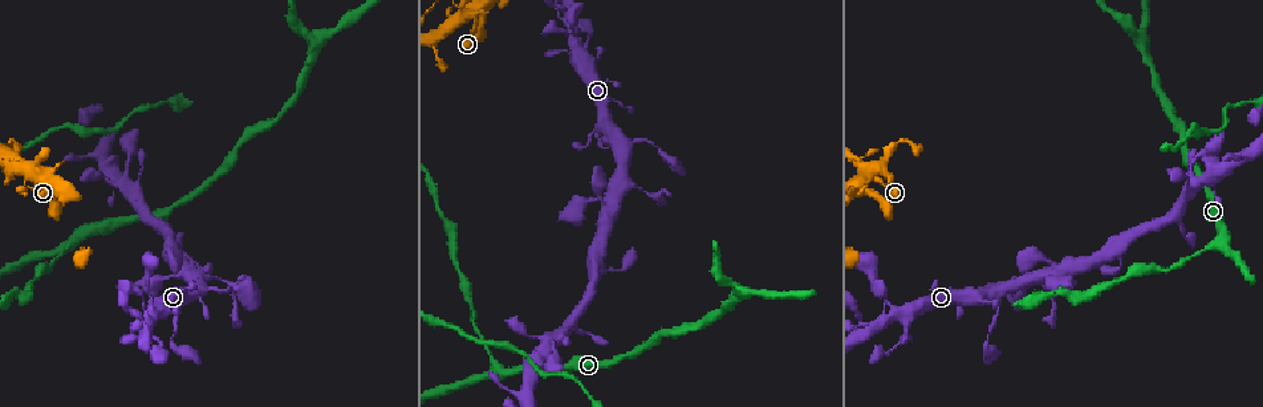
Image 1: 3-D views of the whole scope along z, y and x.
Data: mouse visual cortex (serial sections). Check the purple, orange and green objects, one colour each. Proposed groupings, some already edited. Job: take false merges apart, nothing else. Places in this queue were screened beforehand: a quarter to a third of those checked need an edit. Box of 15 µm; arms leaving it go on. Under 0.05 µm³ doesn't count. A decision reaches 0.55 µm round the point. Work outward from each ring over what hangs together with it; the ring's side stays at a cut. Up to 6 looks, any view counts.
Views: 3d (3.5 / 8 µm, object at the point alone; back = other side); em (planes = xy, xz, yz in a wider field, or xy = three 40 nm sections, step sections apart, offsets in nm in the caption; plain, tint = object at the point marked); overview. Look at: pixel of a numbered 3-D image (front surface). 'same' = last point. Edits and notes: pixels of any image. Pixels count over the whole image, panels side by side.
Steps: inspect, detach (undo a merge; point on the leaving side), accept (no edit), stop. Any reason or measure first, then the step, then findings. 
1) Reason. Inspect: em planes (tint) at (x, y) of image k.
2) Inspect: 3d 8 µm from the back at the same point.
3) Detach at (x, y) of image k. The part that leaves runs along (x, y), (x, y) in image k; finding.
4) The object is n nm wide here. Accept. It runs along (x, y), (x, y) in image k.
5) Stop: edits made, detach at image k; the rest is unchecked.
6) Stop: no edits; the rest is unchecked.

Thick turns thin. Inspect: 3d 3.5 µm at (863, 175) of image 1.

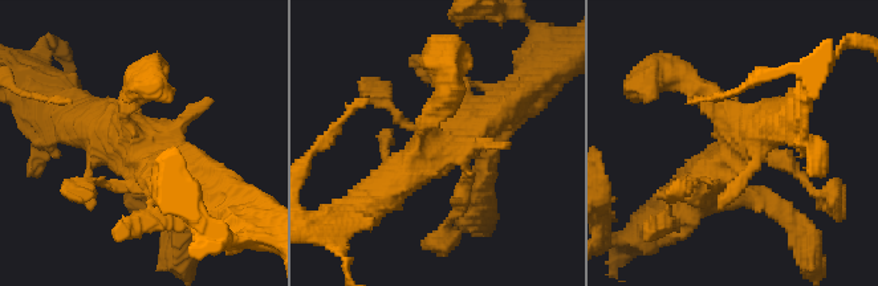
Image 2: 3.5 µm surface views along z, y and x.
Need the tissue. Inspect: em xy step 1 (plain) at (737, 135) of image 2.

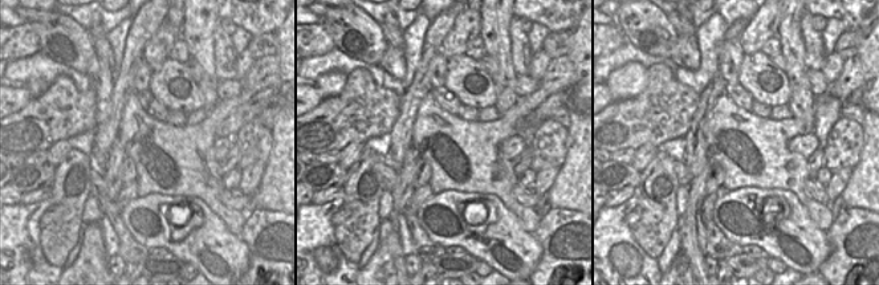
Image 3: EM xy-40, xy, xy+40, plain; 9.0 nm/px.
Inspect: em xy step 1 (tint) at the same point.

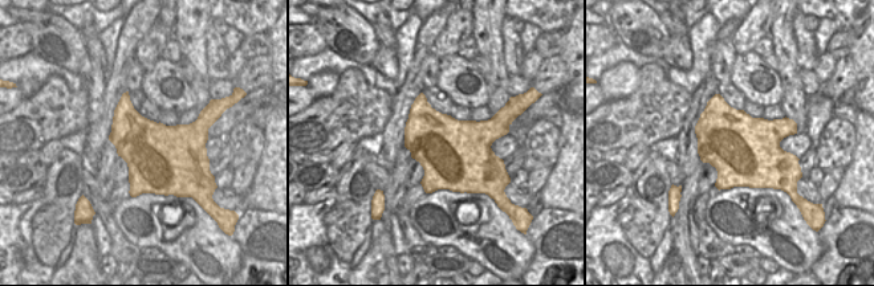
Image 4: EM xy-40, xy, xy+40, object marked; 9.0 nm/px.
Accept. It runs along (163, 162), (73, 114) in image 2; all the same cell.

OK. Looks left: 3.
Abrupt turn. Inspect: 3d 3.5 µm at (908, 336) of image 1.

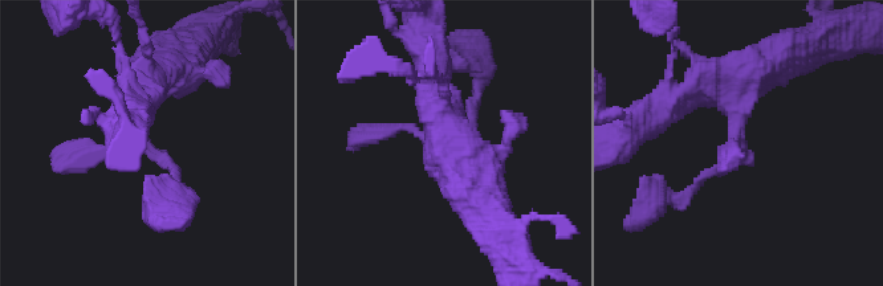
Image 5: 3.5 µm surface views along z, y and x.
Shape alone is not enough. Inspect: em xy step 2 (tint) at (160, 154) of image 5.

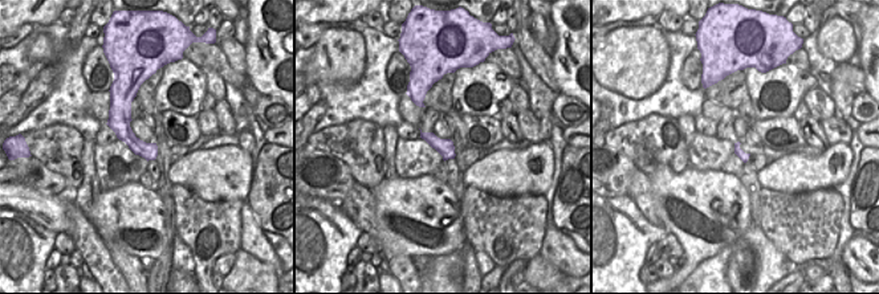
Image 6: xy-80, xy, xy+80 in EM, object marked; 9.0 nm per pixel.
Accept. It runs along (729, 77), (743, 155), (679, 200) in image 5; continuous, no second cell.

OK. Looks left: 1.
Stop: no edits; the rest is unchecked.

